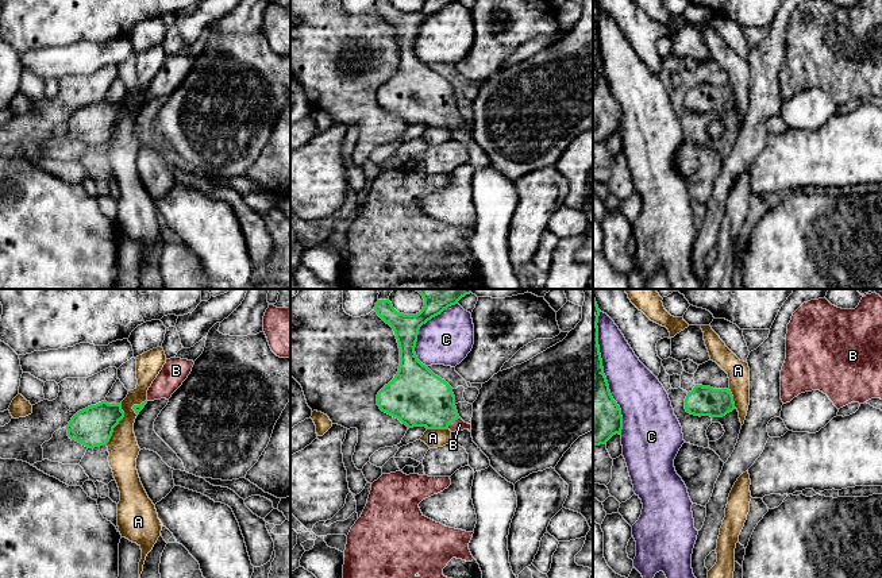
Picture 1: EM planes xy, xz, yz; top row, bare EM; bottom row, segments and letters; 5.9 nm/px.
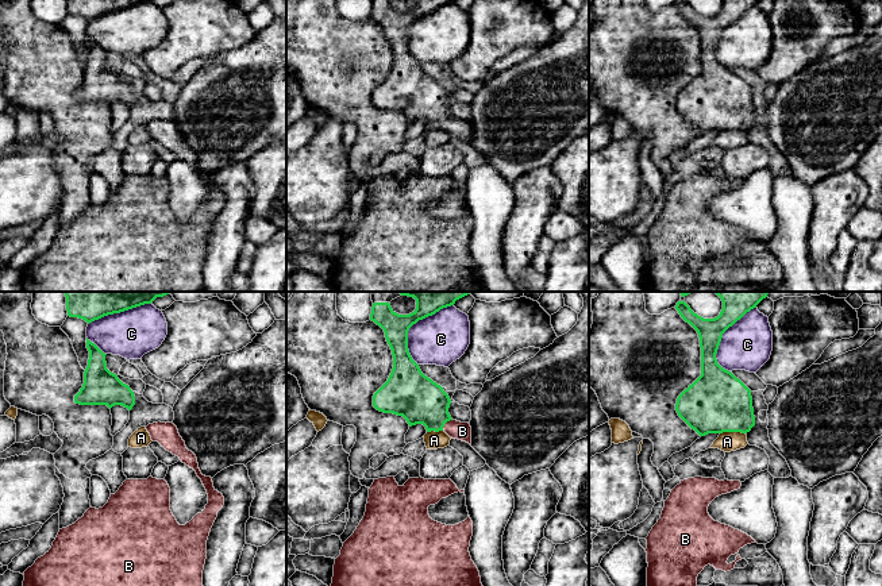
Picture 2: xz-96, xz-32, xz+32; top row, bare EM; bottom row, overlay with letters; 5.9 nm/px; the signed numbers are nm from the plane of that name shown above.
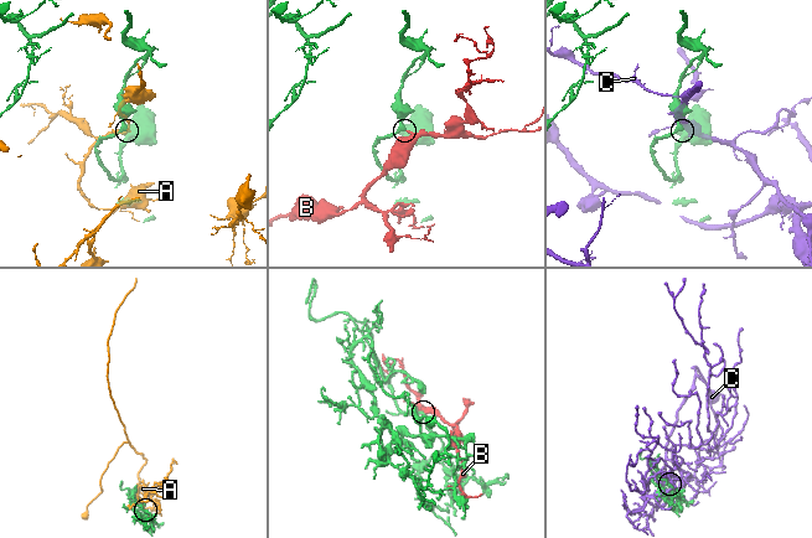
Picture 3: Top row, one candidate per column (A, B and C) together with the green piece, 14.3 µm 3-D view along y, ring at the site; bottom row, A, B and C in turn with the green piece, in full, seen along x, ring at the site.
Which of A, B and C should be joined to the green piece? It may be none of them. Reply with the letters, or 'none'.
B

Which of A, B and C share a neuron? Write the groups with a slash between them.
A / B / C

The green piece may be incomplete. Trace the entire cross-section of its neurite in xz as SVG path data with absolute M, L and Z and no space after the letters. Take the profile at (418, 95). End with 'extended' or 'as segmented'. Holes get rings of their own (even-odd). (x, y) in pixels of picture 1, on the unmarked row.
M375 0L374 8L389 22L400 46L400 63L394 76L377 92L380 107L409 126L469 127L457 108L452 85L423 62L415 50L419 27L432 15L458 0L424 0L416 12L397 9L392 0Z; extended

